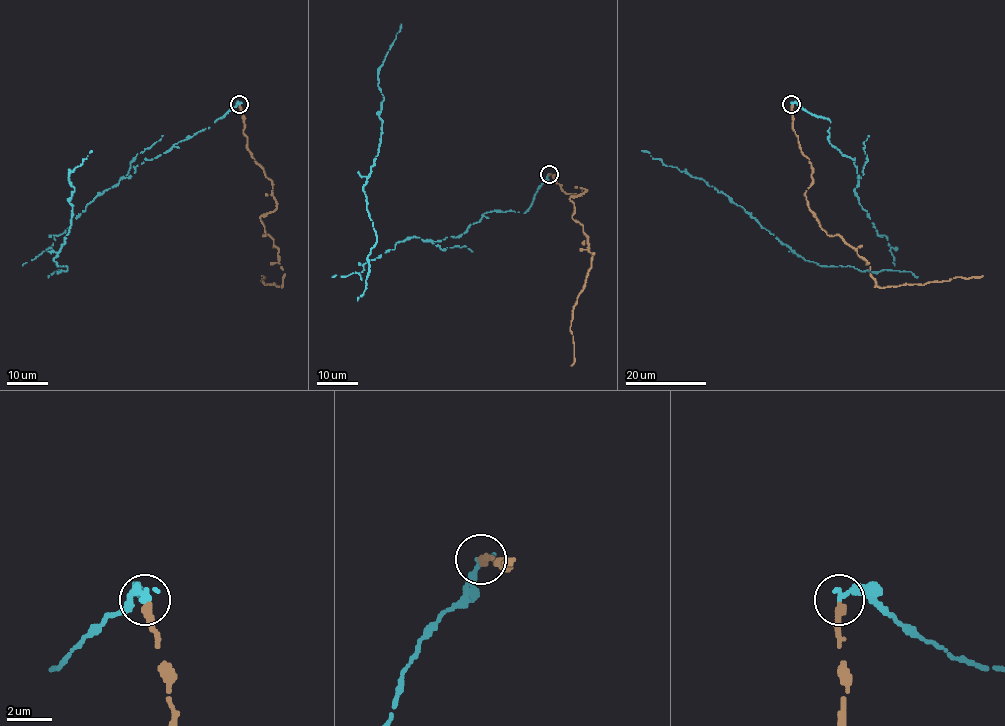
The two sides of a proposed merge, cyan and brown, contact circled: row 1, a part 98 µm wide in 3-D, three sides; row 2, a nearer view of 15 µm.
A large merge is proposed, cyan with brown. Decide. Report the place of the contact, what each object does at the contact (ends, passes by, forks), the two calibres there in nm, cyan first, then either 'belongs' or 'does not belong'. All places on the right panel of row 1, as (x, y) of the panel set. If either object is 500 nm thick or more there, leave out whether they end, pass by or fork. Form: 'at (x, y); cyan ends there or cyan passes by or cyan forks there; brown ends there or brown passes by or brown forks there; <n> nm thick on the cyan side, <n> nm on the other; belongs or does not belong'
at (791, 104); cyan ends there; brown ends there; 320 nm thick on the cyan side, 380 nm on the other; does not belong

